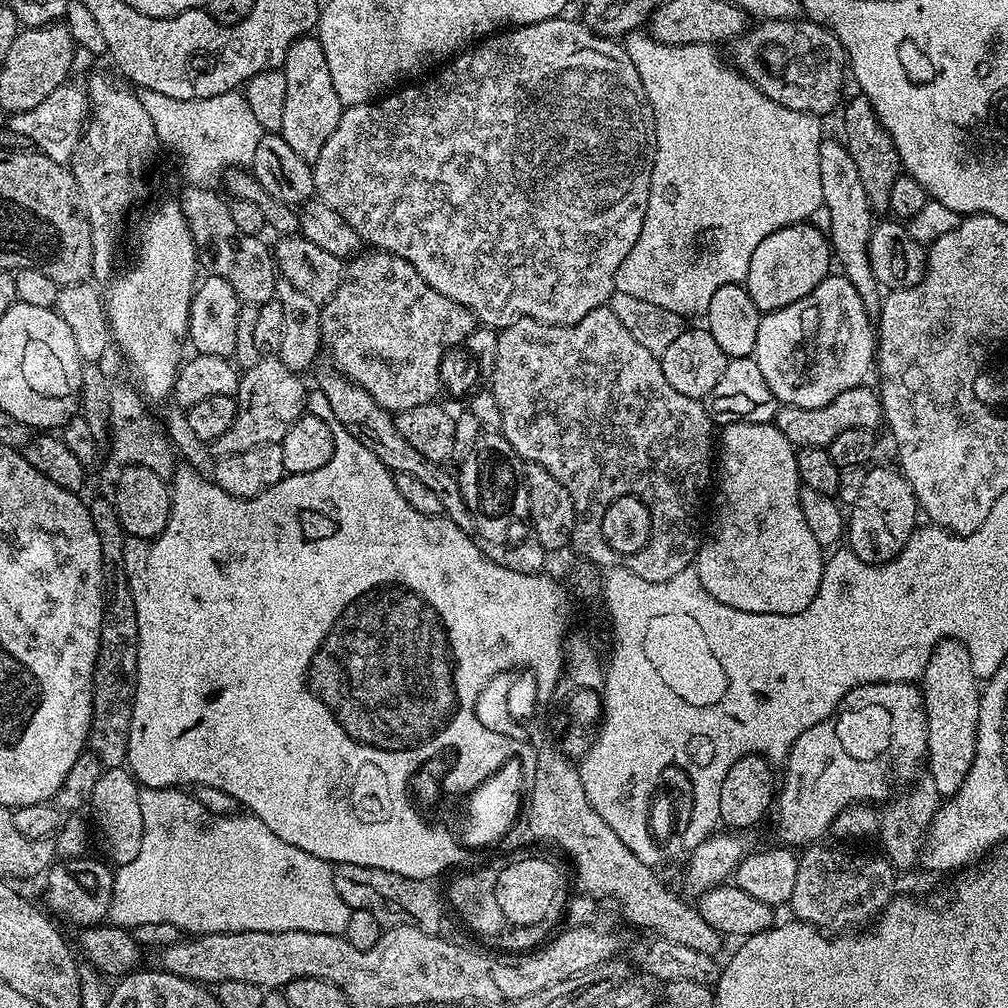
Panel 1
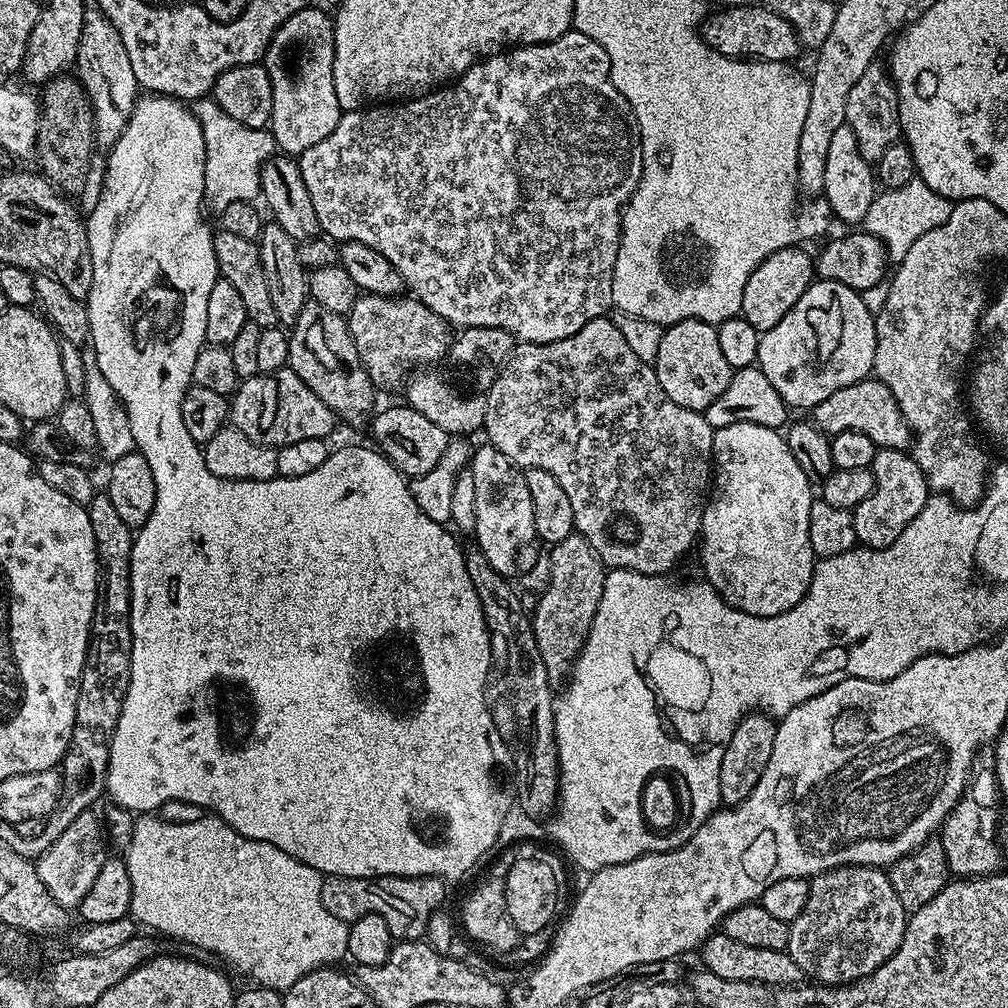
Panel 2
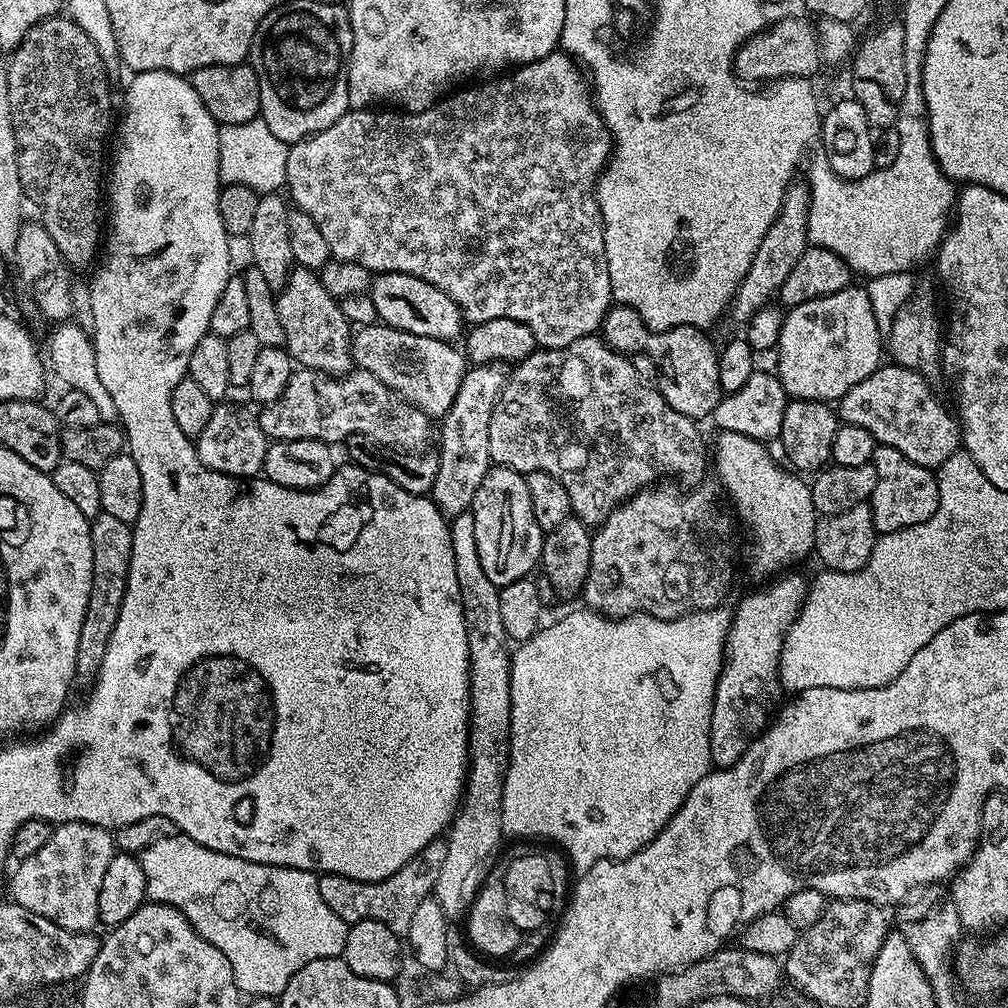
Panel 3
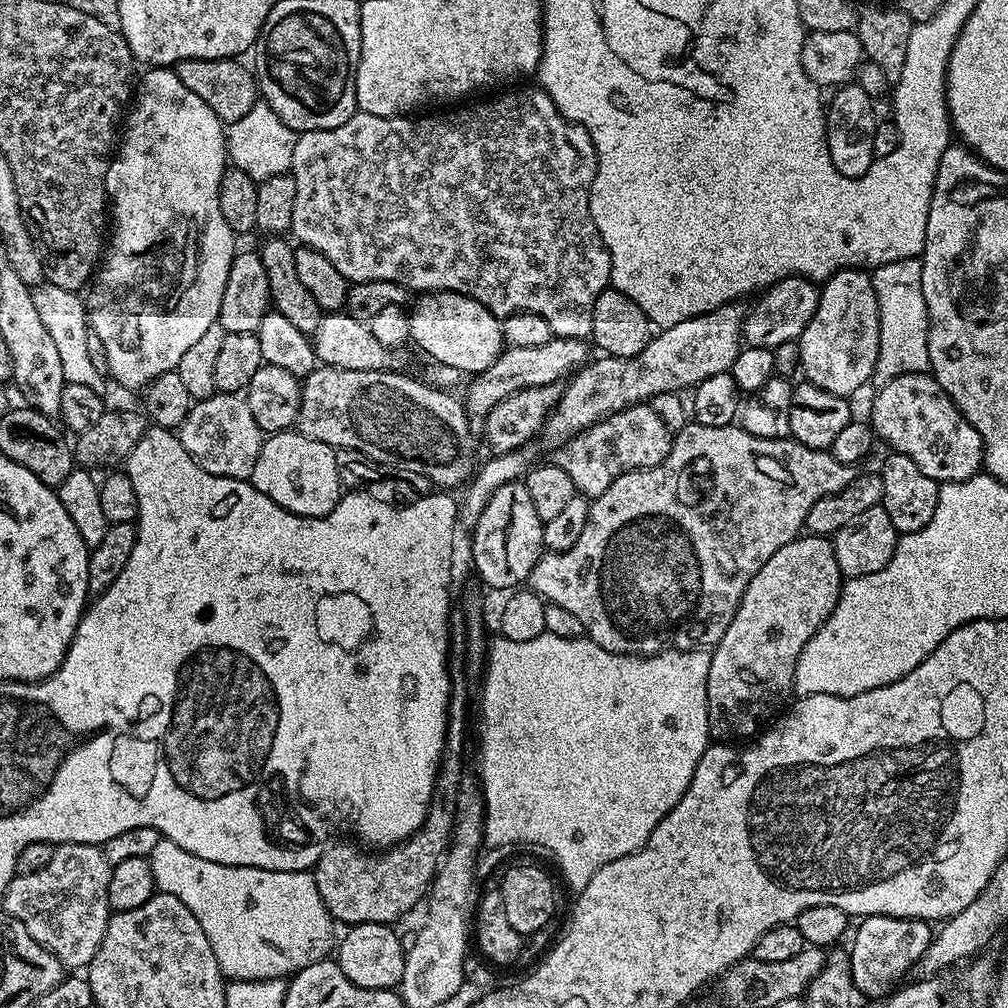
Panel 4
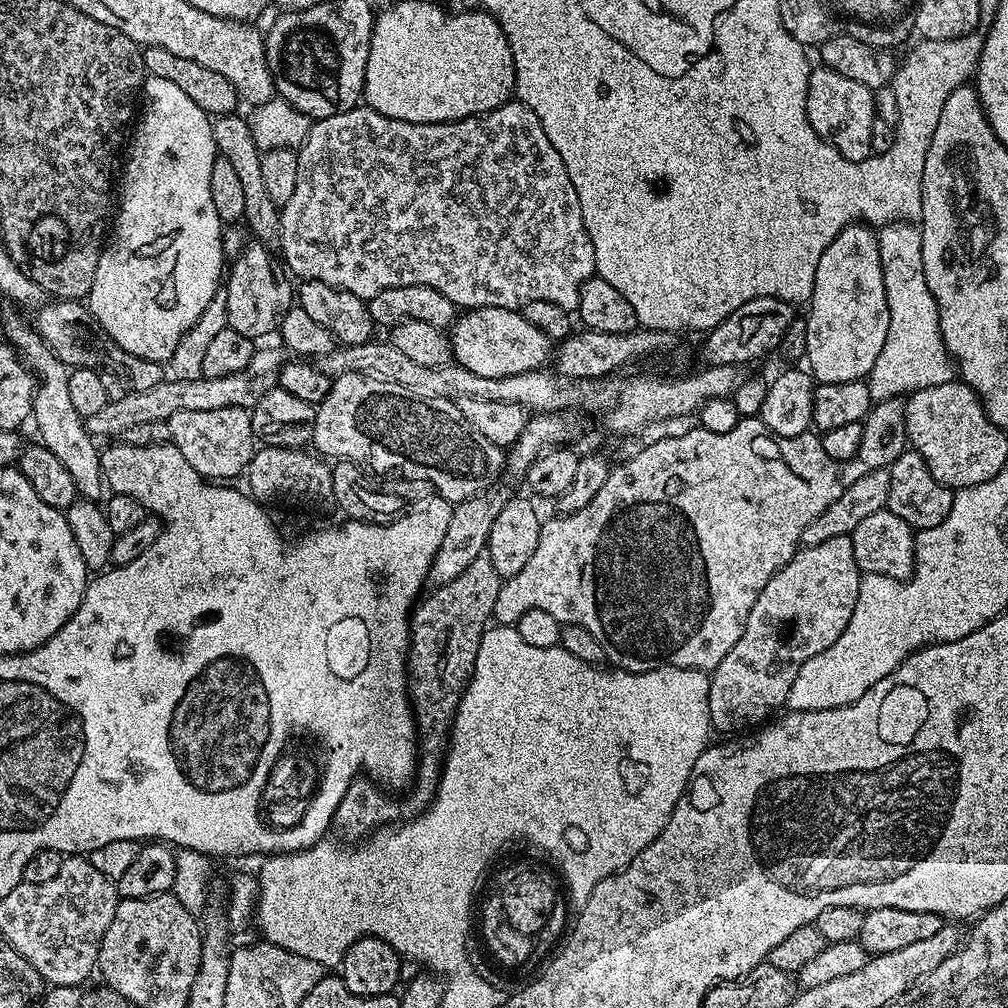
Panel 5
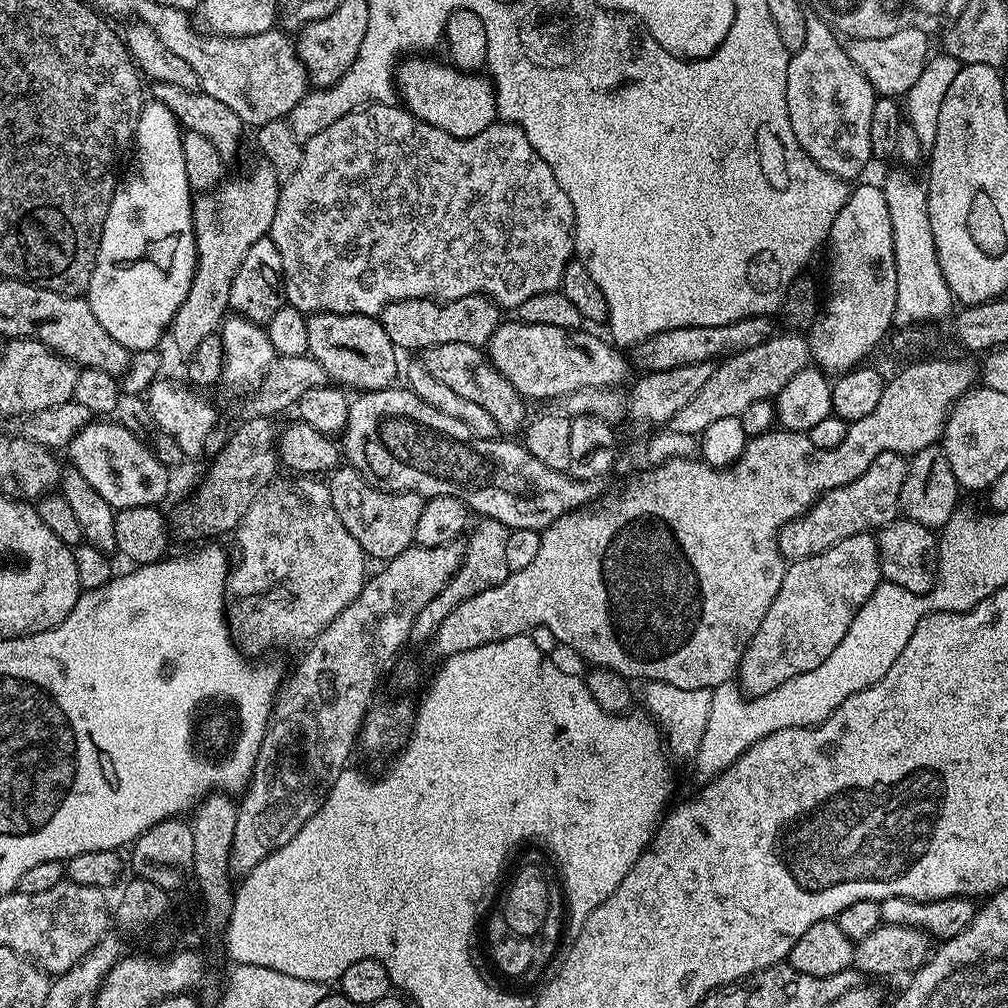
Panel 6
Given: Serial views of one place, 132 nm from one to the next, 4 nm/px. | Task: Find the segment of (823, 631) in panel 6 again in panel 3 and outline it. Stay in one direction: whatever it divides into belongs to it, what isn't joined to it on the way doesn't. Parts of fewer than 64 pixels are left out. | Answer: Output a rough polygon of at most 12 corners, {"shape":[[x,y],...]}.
{"shape":[[796,570],[741,598],[710,754],[728,768],[781,703],[780,655],[808,597]]}

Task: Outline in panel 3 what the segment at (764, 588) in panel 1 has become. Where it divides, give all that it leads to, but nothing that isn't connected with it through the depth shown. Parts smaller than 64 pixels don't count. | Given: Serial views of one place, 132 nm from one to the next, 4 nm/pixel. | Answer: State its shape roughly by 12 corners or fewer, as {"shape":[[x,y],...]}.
{"shape":[[720,432],[719,487],[764,578],[813,551],[812,490],[746,434]]}

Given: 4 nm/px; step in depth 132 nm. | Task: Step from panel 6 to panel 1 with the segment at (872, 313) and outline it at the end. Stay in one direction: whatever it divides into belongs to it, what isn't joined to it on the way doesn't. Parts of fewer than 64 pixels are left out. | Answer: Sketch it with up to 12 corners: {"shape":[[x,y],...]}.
{"shape":[[842,274],[763,313],[758,370],[781,405],[867,381],[873,317]]}

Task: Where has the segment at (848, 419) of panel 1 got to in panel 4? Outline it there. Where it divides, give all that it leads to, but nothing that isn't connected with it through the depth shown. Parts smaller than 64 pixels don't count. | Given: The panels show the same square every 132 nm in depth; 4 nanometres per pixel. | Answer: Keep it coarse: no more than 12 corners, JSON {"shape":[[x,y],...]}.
{"shape":[[932,375],[876,388],[872,431],[926,478],[981,471],[984,443]]}

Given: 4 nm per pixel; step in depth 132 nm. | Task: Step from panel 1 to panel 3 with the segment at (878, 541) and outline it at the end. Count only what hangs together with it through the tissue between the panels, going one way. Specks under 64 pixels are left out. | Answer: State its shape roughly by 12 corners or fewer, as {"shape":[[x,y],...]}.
{"shape":[[877,444],[870,501],[877,533],[938,510],[933,469]]}

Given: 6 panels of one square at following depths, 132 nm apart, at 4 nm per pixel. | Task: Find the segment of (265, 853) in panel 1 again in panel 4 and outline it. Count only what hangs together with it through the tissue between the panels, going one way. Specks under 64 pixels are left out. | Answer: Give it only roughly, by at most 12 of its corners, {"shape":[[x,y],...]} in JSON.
{"shape":[[163,838],[157,889],[229,981],[333,951],[311,871],[210,862]]}

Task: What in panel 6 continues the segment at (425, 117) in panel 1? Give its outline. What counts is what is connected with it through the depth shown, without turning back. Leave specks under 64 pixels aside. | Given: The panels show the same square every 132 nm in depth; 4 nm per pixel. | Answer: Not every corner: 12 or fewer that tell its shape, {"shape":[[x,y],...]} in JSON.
{"shape":[[365,104],[270,233],[299,312],[514,310],[574,208],[514,123]]}

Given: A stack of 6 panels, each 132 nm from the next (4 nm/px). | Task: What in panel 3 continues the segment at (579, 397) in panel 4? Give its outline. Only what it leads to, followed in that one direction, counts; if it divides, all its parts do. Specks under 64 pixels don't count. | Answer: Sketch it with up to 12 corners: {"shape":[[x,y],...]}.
{"shape":[[812,189],[784,191],[732,298],[746,325],[810,246]]}

